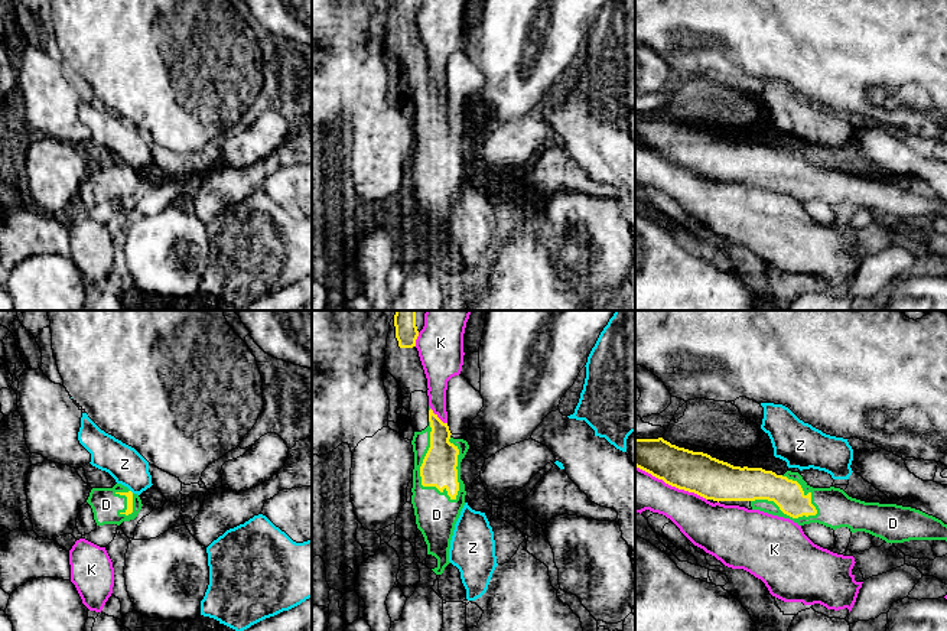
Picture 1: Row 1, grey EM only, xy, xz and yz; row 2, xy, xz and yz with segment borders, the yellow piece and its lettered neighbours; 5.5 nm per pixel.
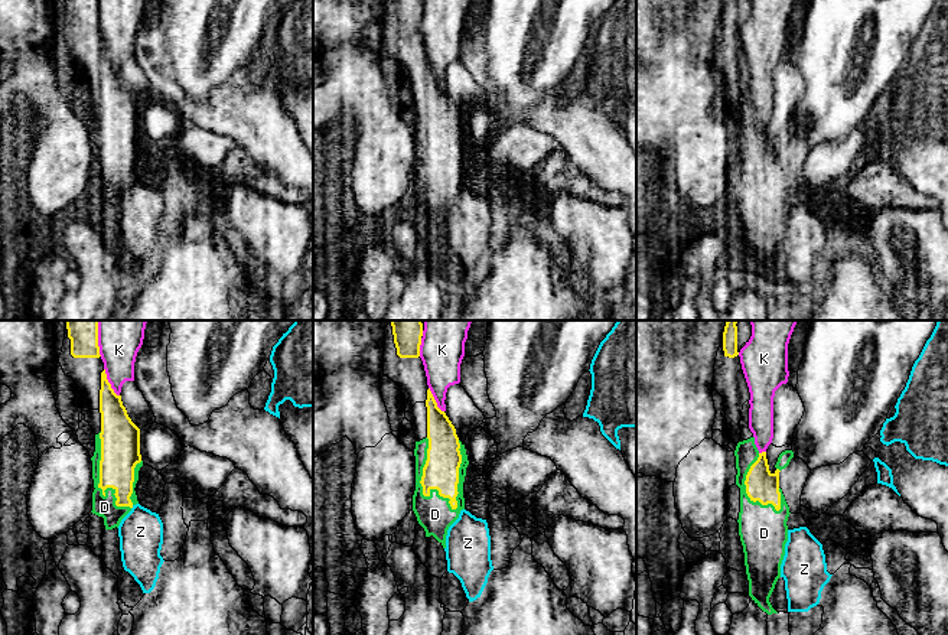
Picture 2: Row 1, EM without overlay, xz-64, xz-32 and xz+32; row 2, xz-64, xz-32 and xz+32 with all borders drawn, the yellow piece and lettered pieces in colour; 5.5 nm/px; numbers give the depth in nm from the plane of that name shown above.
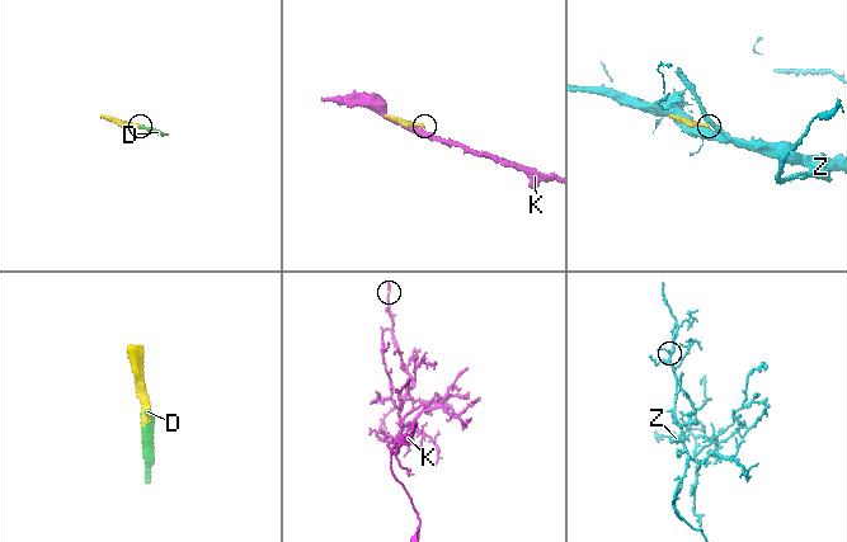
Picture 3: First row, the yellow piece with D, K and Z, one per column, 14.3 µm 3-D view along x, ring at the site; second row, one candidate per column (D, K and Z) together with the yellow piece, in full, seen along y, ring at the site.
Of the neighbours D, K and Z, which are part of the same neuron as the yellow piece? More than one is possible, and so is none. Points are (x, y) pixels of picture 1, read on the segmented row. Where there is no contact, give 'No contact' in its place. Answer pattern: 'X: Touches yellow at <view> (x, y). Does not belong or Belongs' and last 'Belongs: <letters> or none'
D: Touches yellow at xz (420, 470). Belongs
K: Touches yellow at yz (671, 485). Does not belong
Z: No contact. Does not belong
Belongs: D

